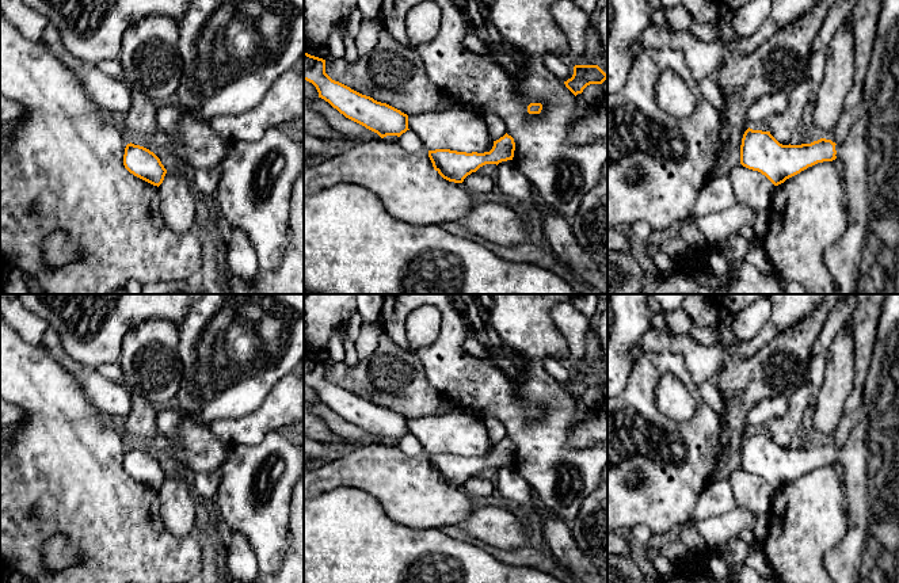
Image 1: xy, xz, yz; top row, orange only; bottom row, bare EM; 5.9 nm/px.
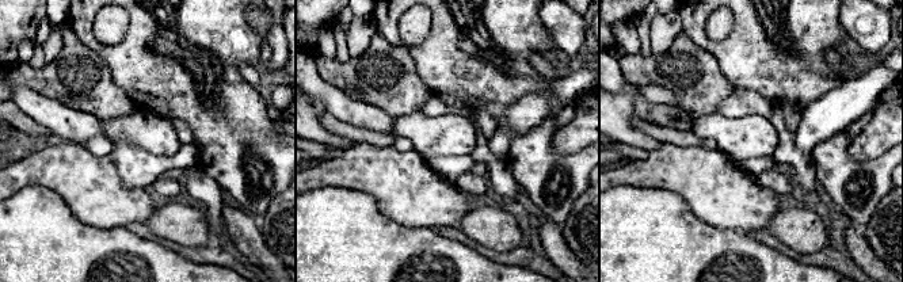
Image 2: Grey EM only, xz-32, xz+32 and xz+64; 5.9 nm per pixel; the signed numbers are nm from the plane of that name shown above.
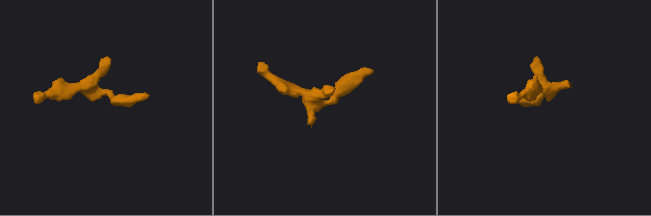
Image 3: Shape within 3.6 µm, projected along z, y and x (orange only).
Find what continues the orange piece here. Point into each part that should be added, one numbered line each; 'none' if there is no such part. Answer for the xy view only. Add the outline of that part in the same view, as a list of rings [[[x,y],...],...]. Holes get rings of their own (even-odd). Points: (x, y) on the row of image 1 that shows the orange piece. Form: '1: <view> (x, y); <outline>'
none

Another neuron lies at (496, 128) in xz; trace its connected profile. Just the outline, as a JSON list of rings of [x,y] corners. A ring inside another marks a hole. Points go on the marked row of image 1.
[[[485,113],[483,115],[483,119],[484,119],[485,125],[487,125],[488,134],[490,134],[490,138],[492,141],[499,140],[500,137],[503,137],[507,133],[506,123],[496,114]]]

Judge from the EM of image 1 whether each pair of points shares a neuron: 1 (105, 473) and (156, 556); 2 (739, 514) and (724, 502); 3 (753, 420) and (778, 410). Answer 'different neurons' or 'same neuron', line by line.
1: same neuron
2: different neurons
3: same neuron

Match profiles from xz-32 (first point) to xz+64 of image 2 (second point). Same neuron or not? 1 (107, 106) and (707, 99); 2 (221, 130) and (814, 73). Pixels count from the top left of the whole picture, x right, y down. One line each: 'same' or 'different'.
1: same
2: same

